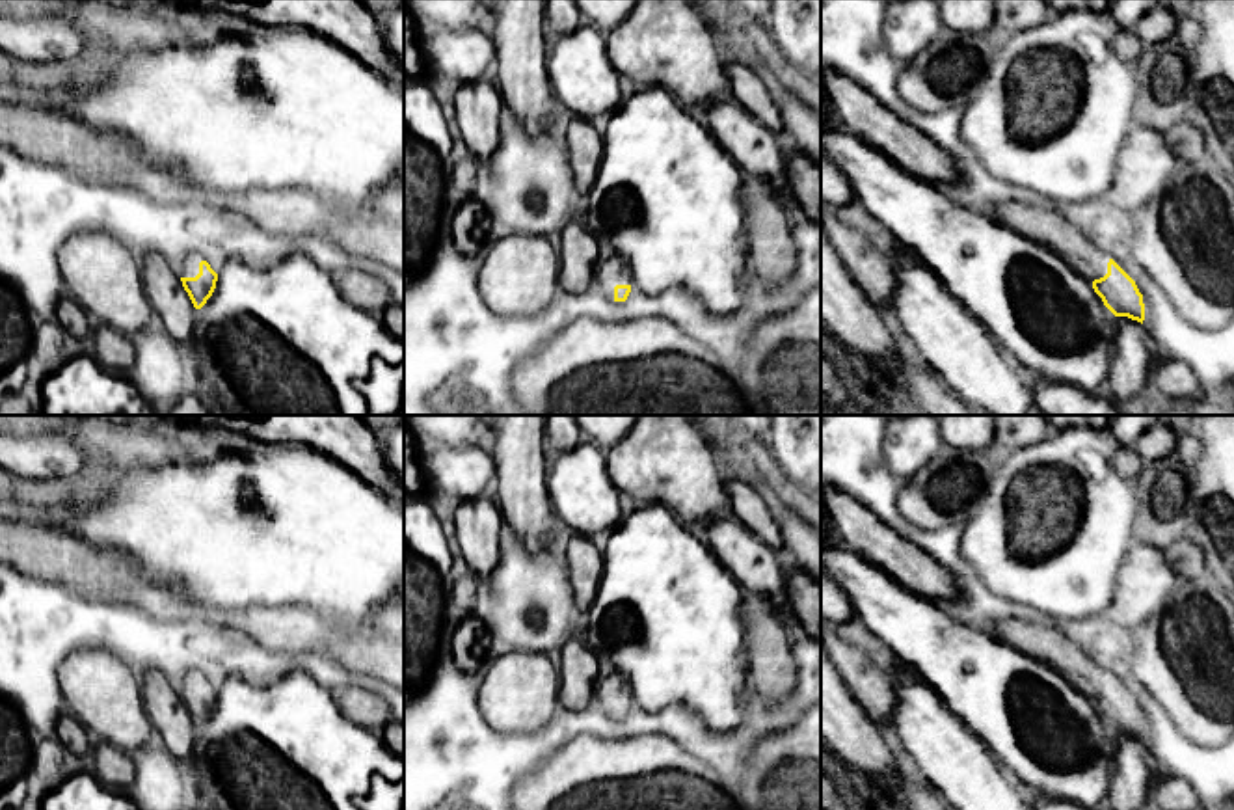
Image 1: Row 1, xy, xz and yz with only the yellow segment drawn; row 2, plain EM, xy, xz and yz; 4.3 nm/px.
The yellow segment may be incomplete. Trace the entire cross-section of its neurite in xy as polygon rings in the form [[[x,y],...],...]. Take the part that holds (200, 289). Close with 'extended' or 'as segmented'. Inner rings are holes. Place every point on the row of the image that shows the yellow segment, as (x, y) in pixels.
[[[190,253],[184,259],[181,281],[194,307],[201,309],[216,289],[218,274],[201,255]]]; extended

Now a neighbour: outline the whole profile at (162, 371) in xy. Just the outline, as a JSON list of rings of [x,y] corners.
[[[158,318],[130,339],[136,359],[125,374],[156,415],[168,415],[184,395],[199,393],[199,374],[190,350],[177,343]]]

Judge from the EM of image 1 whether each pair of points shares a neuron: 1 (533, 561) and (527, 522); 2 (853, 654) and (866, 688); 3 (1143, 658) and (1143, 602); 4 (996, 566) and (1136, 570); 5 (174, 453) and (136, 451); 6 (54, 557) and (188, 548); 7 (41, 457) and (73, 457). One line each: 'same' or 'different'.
1: different
2: same
3: different
4: different
5: same
6: different
7: same

